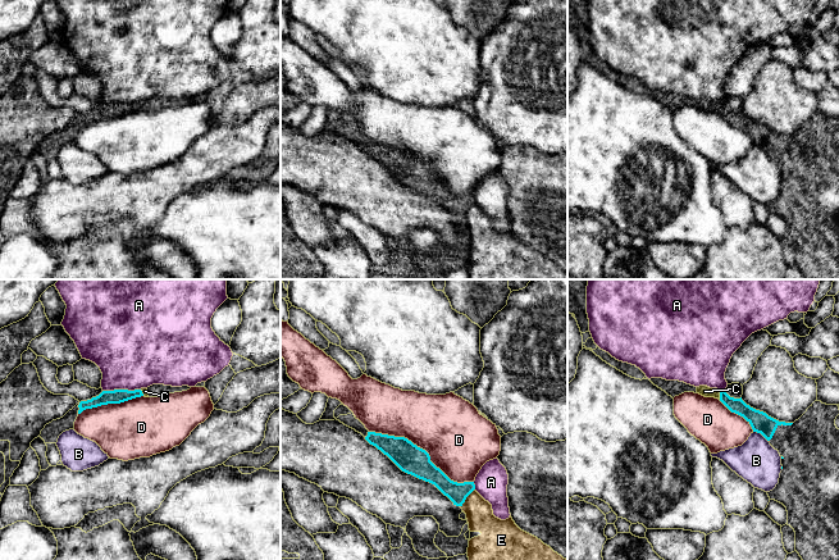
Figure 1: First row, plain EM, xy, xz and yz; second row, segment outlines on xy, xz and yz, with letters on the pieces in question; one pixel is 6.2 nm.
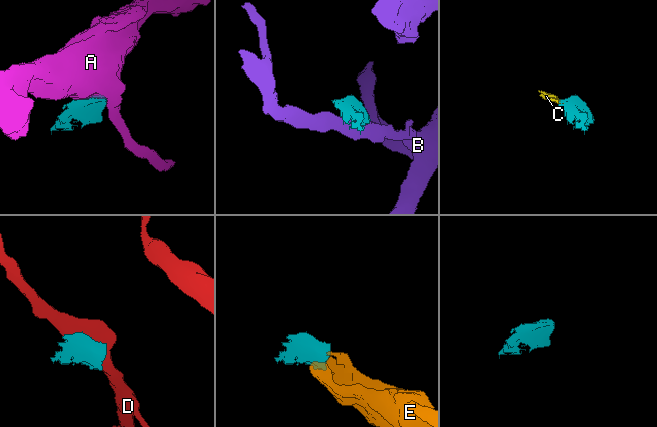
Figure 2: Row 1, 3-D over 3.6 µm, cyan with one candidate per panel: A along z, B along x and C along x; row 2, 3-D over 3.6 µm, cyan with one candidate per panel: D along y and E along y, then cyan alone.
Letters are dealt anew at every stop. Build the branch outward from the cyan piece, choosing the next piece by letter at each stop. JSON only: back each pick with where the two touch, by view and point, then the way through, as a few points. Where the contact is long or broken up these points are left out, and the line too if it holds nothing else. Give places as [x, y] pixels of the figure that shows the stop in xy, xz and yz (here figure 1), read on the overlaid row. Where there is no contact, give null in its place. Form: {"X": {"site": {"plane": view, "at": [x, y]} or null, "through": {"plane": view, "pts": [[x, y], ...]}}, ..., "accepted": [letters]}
{"C": {"site": {"plane": "yz", "at": [720, 395]}, "through": {"plane": "yz", "pts": [[735, 405], [720, 395], [705, 391]]}}, "accepted": ["C"]}

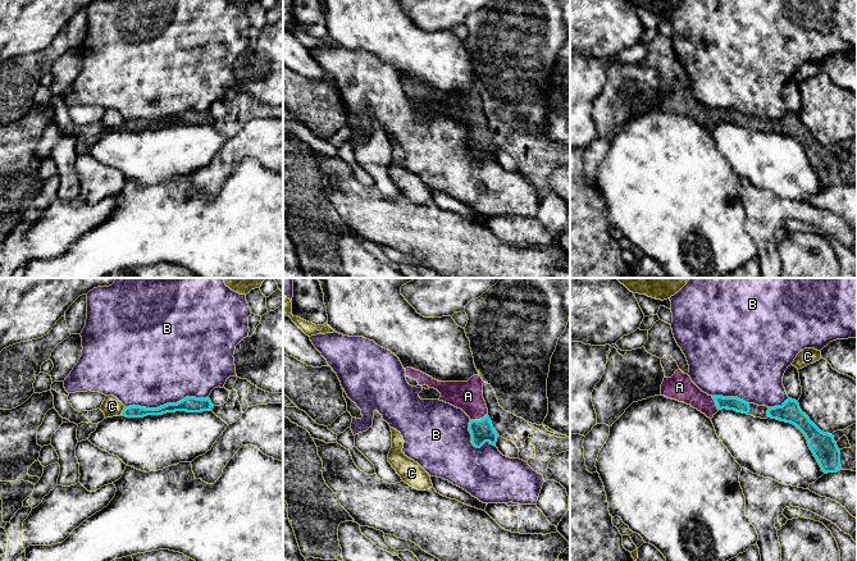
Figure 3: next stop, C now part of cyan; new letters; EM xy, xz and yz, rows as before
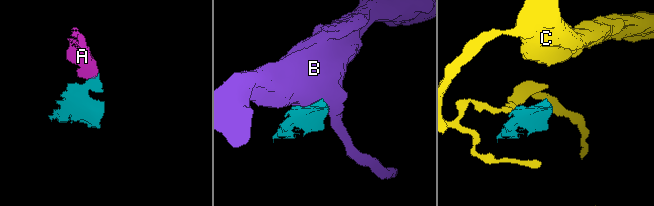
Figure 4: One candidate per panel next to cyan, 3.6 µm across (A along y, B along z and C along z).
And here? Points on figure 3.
{"A": {"site": {"plane": "xz", "at": [478, 420]}}, "accepted": ["A"]}

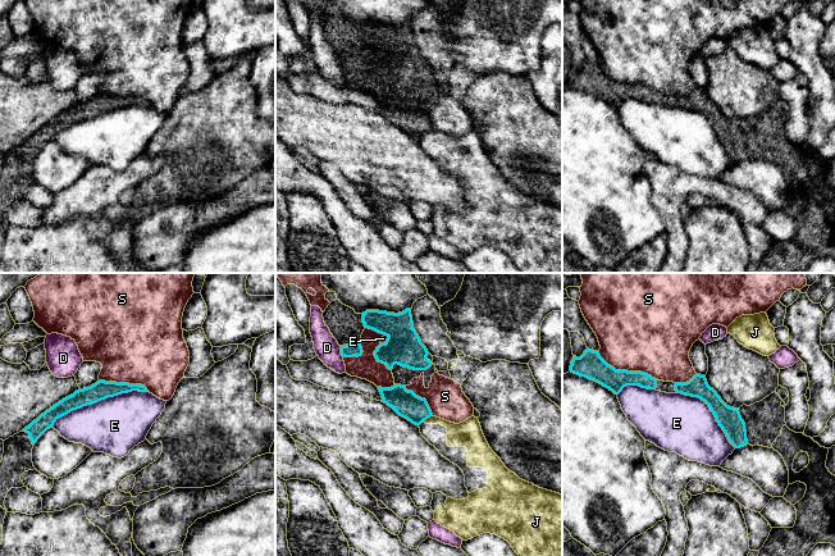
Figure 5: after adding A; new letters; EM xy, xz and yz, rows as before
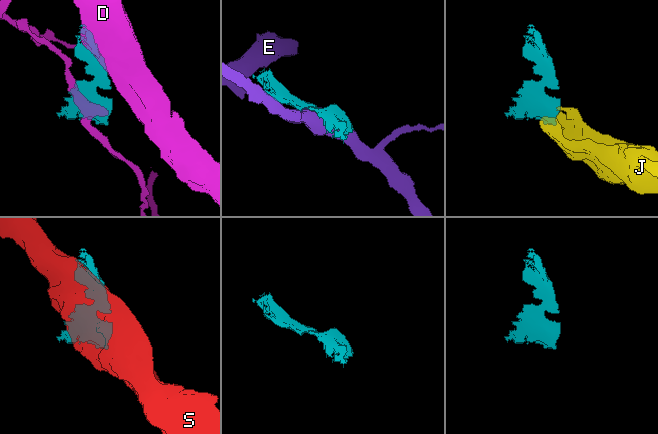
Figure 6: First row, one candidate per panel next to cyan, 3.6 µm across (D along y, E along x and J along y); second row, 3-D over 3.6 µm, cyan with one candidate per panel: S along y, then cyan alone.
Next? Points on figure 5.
{"accepted": []}

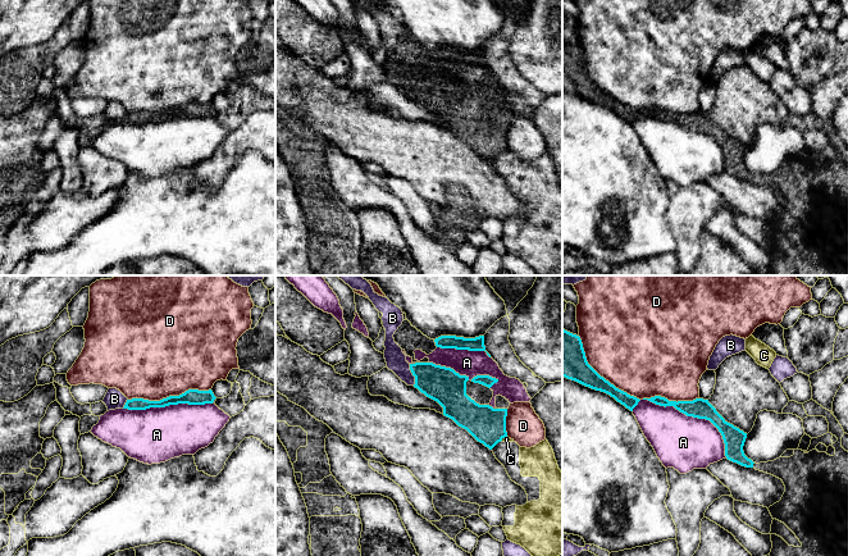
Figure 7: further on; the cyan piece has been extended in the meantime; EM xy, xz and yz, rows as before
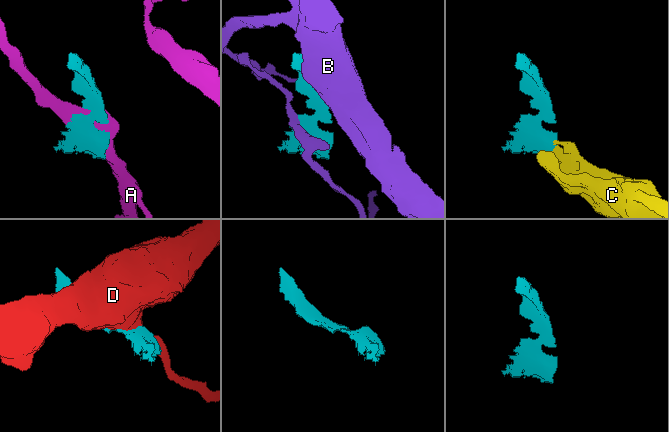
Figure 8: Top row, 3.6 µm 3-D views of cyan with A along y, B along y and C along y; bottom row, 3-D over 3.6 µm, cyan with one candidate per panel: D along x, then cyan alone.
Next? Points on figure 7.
{"accepted": []}

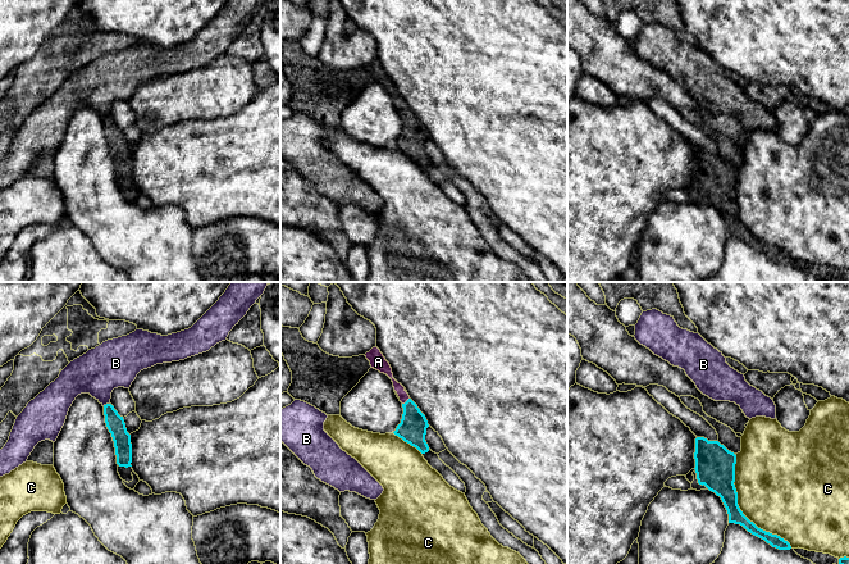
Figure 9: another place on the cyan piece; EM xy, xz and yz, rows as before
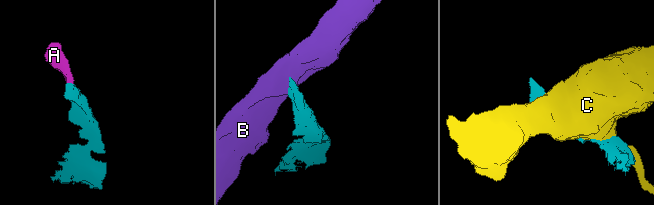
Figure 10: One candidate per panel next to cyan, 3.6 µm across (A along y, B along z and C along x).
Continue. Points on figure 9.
{"A": {"site": {"plane": "xz", "at": [406, 401]}, "through": {"plane": "xz", "pts": [[412, 428], [412, 417], [406, 401], [384, 368]]}}, "accepted": ["A"]}

